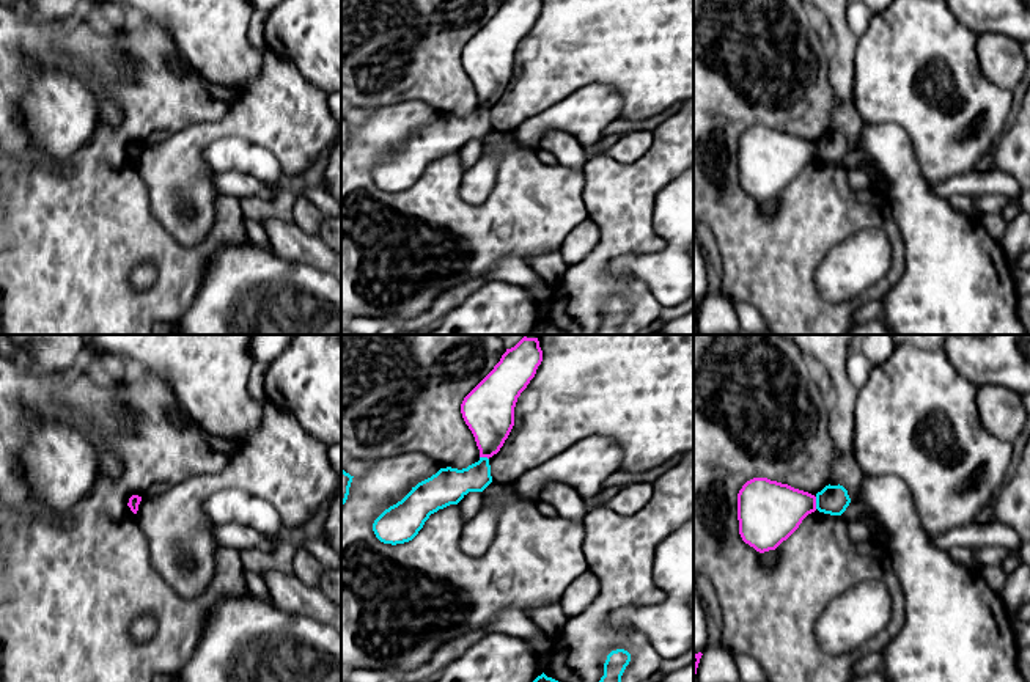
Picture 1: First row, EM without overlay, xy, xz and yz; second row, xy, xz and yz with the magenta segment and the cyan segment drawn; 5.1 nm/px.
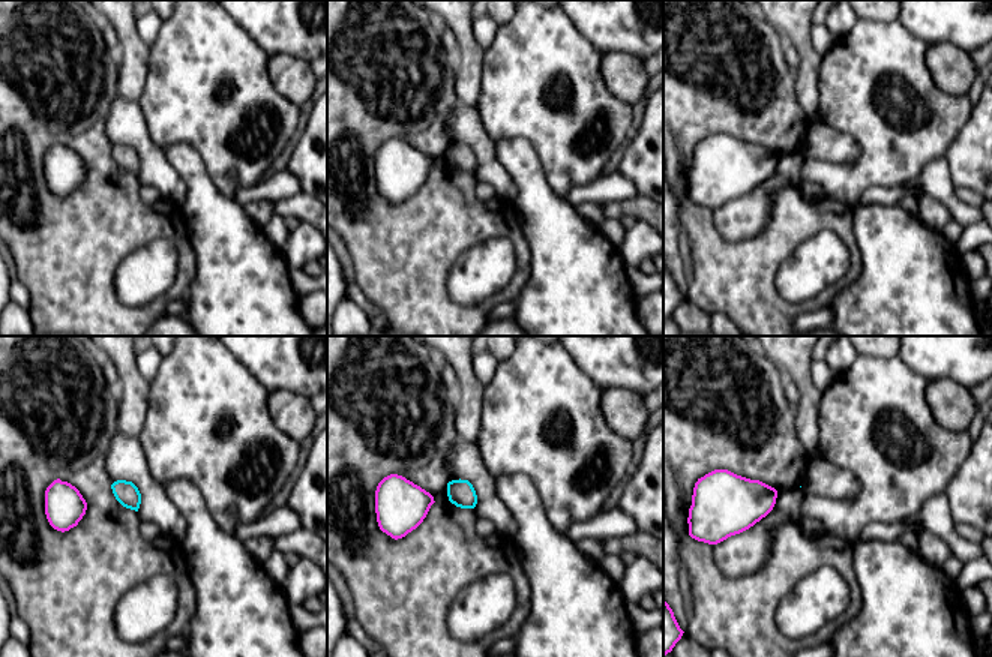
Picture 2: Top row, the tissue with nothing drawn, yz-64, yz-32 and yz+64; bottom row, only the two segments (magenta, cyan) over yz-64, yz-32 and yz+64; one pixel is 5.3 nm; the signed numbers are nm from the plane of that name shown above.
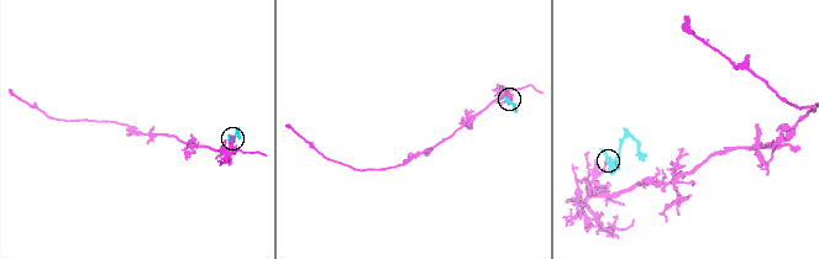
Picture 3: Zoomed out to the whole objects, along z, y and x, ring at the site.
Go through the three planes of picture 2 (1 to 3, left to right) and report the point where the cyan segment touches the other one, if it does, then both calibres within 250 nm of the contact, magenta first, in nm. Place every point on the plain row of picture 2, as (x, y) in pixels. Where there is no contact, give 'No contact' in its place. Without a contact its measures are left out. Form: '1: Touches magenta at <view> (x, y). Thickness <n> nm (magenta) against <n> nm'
1: No contact
2: No contact
3: No contact

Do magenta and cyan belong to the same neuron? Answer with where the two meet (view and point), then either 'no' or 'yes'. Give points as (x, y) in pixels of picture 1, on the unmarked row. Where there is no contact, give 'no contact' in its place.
yz (815, 151) | no

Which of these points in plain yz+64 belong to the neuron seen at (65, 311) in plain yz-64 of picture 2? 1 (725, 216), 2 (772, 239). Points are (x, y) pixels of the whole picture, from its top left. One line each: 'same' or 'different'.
1: different
2: same

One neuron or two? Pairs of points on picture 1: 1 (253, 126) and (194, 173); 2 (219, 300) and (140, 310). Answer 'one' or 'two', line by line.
1: one
2: two

